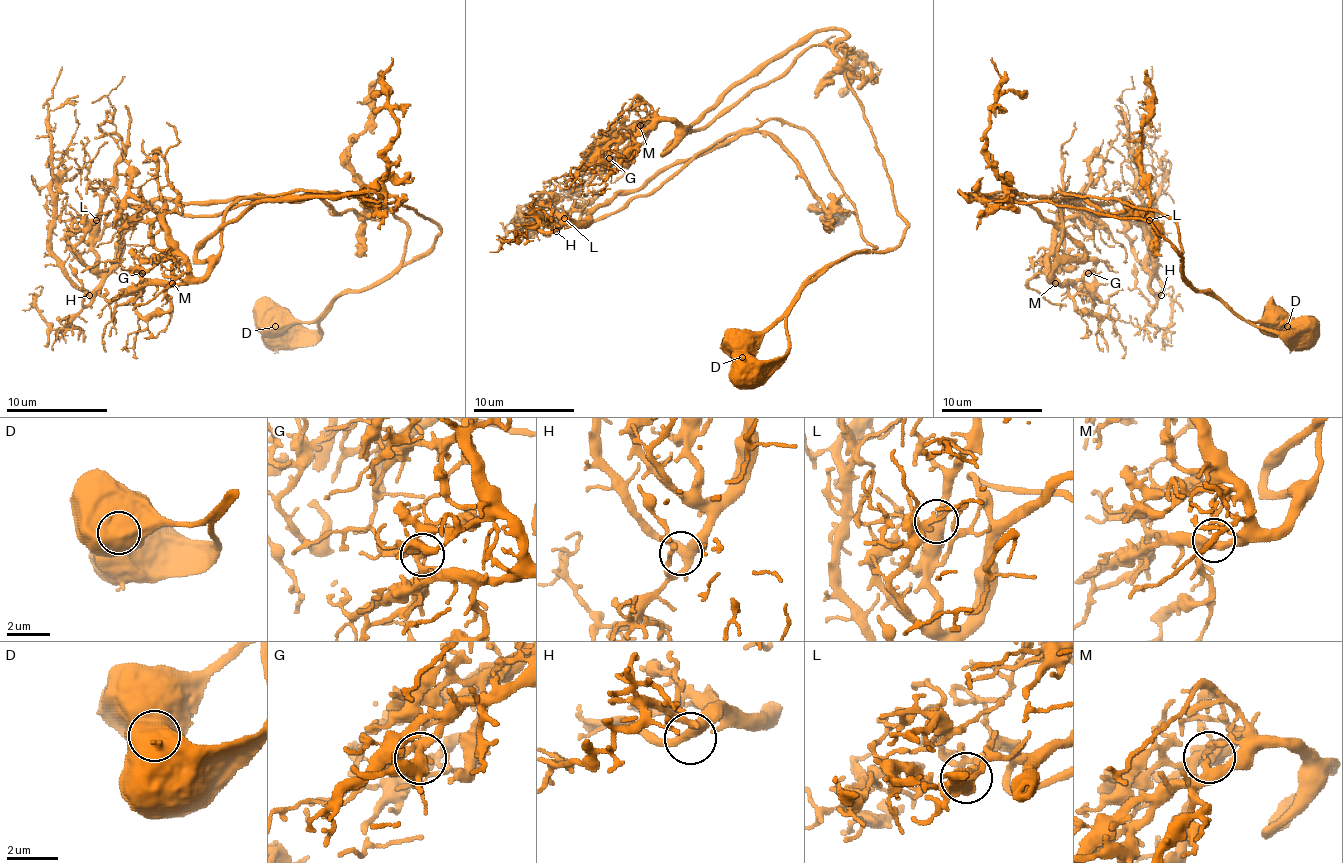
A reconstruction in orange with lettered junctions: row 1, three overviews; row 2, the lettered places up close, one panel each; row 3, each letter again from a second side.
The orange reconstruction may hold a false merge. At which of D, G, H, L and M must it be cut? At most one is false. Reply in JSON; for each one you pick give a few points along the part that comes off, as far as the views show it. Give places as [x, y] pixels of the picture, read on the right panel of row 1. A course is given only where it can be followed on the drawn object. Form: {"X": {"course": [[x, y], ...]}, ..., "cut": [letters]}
{"D": {"course": [[1288, 326], [1197, 293], [1169, 217], [1063, 199], [1121, 199], [1156, 293], [1139, 154], [1151, 65]]}, "cut": ["D"]}

